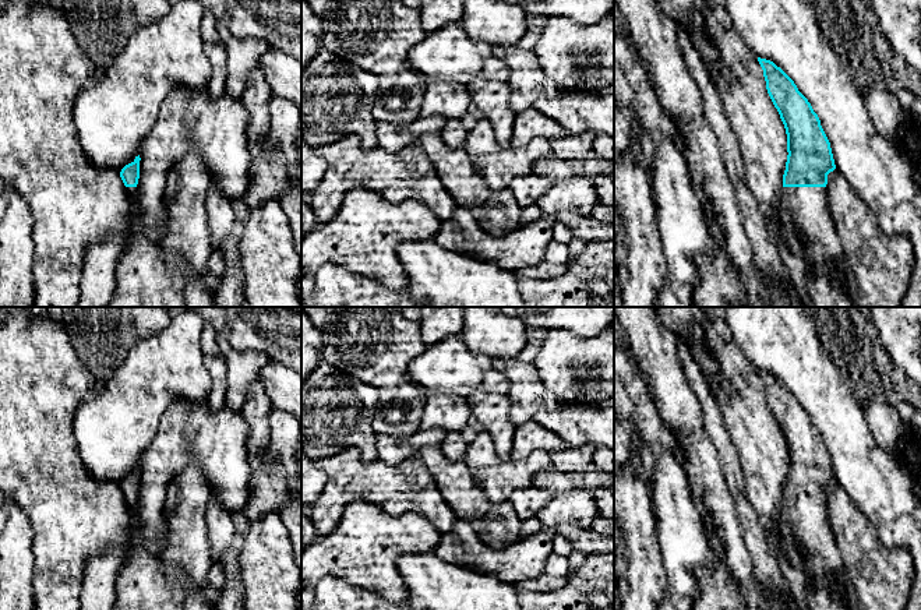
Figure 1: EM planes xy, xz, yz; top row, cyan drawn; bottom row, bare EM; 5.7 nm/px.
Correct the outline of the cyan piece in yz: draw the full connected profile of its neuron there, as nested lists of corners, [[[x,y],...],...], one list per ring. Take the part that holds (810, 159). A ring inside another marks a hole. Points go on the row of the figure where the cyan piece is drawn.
[[[761,57],[758,61],[763,70],[768,94],[787,134],[788,155],[780,201],[776,205],[777,222],[791,226],[805,243],[800,254],[781,244],[781,260],[805,307],[811,307],[807,286],[807,274],[811,269],[829,274],[833,267],[841,267],[844,288],[854,299],[854,281],[846,265],[828,201],[828,174],[836,169],[830,142],[818,114],[794,81],[773,61]]]

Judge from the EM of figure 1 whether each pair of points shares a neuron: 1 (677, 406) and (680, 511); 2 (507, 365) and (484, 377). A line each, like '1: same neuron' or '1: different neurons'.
1: different neurons
2: different neurons

